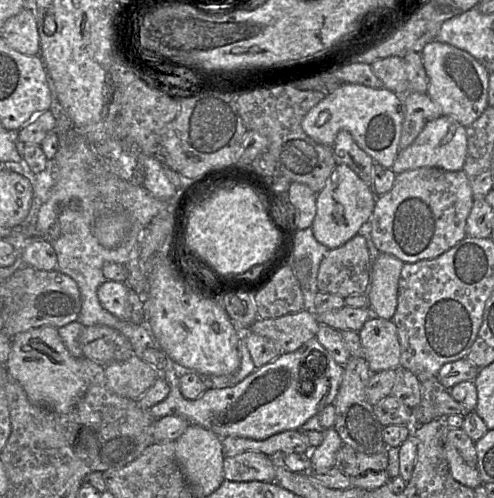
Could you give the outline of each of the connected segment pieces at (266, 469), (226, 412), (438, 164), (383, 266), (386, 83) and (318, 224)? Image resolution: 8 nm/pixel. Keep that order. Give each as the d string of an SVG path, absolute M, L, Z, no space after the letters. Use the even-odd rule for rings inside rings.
M244 452L237 456L225 457L224 478L234 482L260 481L275 482L276 468L273 457L260 452Z
M314 337L296 351L281 353L275 360L256 368L234 386L209 389L197 399L188 400L180 392L180 373L176 372L173 363L169 361L162 371L162 376L170 388L169 394L148 411L155 419L170 415L182 417L190 425L198 425L210 430L221 439L233 436L265 440L286 430L299 430L308 419L317 415L327 405L333 404L343 374L344 365L338 364ZM311 351L318 351L322 354L323 374L316 379L310 377L307 380L307 382L312 382L313 391L310 394L304 394L301 390L301 366L307 368L305 360L312 353Z
M441 115L428 121L415 140L405 149L399 150L391 169L396 175L420 167L460 171L463 170L466 154L466 127L450 116Z
M380 253L370 272L368 306L377 317L391 320L396 307L398 282L404 262L393 255Z
M390 56L378 59L370 66L375 76L382 81L384 88L401 96L410 91L402 58Z
M345 164L336 165L324 188L316 194L316 215L311 226L315 239L328 249L342 246L358 234L363 223L370 220L376 199L372 187L363 182L353 170Z

